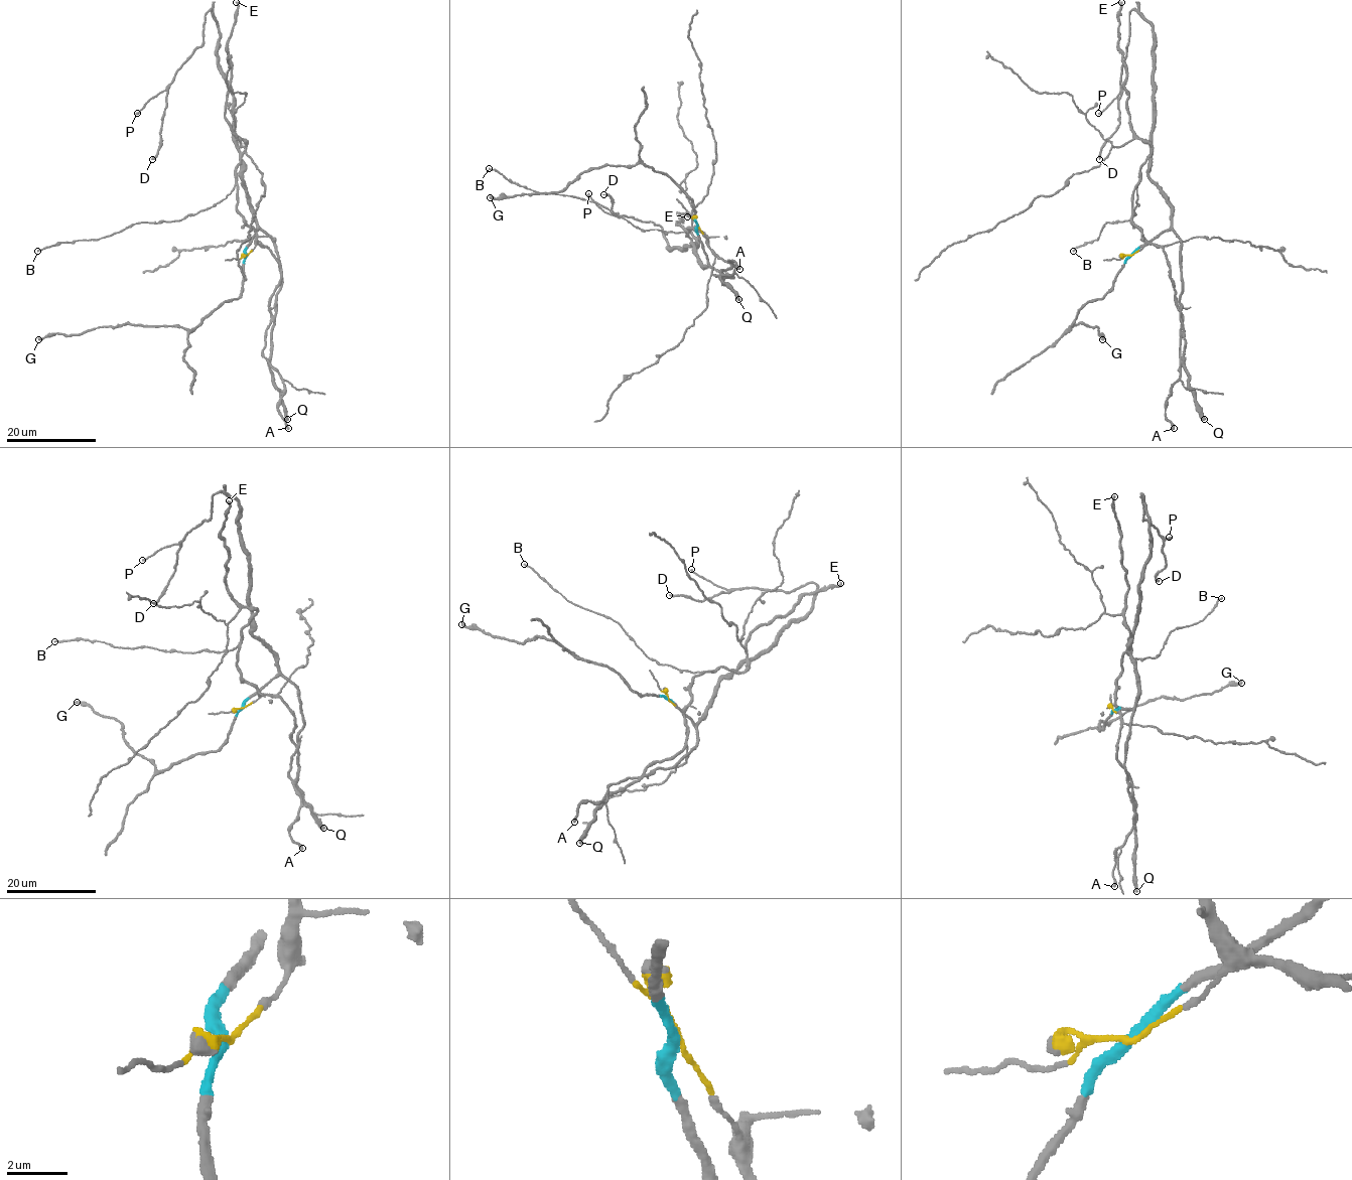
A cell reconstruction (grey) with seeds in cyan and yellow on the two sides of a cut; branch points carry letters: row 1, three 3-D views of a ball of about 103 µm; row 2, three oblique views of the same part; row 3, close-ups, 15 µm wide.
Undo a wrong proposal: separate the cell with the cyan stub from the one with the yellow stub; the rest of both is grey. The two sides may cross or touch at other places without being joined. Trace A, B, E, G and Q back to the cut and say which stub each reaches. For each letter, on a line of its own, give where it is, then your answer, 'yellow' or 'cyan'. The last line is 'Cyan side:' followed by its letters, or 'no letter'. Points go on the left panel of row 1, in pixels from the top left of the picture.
A: (288, 428) | yellow
B: (37, 251) | yellow
E: (236, 2) | yellow
G: (38, 339) | cyan
Q: (287, 419) | cyan
Cyan side: G, Q

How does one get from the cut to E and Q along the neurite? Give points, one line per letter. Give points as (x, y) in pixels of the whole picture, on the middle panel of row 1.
E: (697, 226), (707, 238), (688, 228), (696, 247), (696, 239), (676, 225), (681, 220), (679, 213), (687, 216)
Q: (697, 226), (697, 235), (709, 265), (724, 276), (733, 277), (727, 275), (720, 279), (738, 299)

